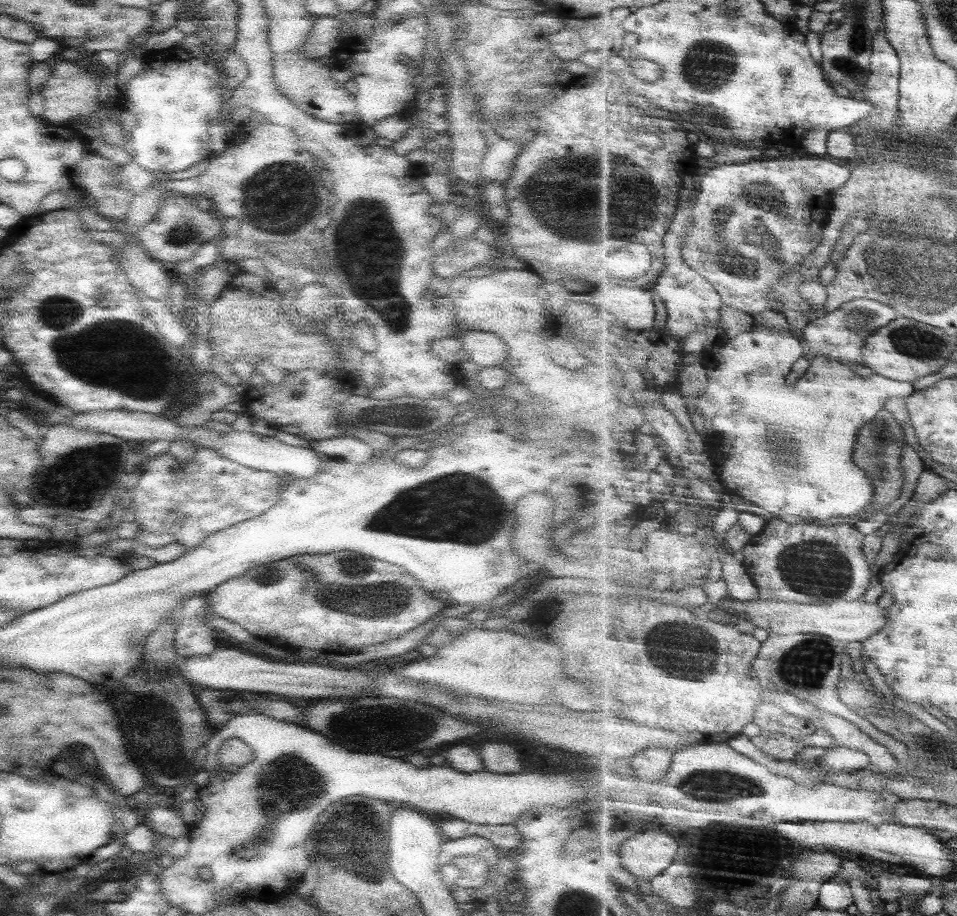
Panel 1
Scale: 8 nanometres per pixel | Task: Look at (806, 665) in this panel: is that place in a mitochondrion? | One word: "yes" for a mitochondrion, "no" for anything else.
yes

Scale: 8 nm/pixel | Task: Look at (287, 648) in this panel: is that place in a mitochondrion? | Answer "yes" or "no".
no

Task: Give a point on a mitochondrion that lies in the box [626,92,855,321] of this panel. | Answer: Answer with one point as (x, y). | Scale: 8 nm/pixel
(738, 247)

